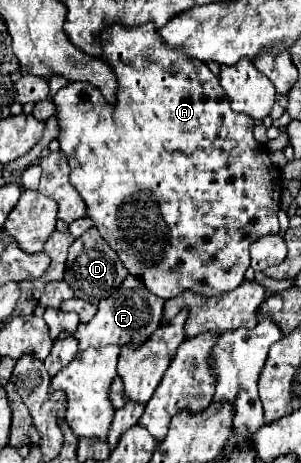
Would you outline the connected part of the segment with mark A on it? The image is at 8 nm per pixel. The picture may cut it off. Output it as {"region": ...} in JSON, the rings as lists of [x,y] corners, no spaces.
{"region":[[[145,23],[141,27],[111,25],[103,31],[101,45],[103,45],[103,59],[117,73],[117,81],[119,81],[117,105],[109,105],[103,99],[103,95],[97,91],[97,87],[91,87],[89,83],[69,83],[53,97],[57,105],[57,121],[61,127],[57,141],[61,143],[61,151],[65,153],[71,167],[71,175],[69,175],[71,185],[79,191],[79,195],[83,197],[87,205],[87,215],[91,217],[93,225],[99,229],[101,237],[119,255],[127,271],[133,277],[141,279],[143,285],[149,291],[153,291],[157,297],[173,299],[187,289],[205,297],[233,291],[235,287],[243,283],[245,271],[249,269],[249,245],[263,235],[279,233],[277,211],[281,207],[279,203],[281,179],[279,179],[279,171],[271,163],[269,151],[263,145],[259,145],[253,137],[253,119],[249,119],[249,115],[235,113],[229,107],[229,99],[223,87],[219,85],[219,79],[211,73],[211,69],[205,63],[187,59],[179,49],[167,49],[161,37],[157,35],[157,29],[153,27],[153,23]]]}

